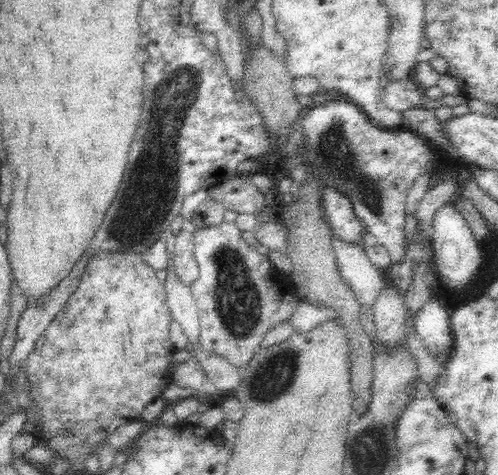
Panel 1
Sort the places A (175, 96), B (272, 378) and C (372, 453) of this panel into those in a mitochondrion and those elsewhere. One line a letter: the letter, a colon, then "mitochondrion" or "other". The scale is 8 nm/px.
A: mitochondrion
B: mitochondrion
C: mitochondrion

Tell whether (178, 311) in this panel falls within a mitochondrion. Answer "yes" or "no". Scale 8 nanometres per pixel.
no

